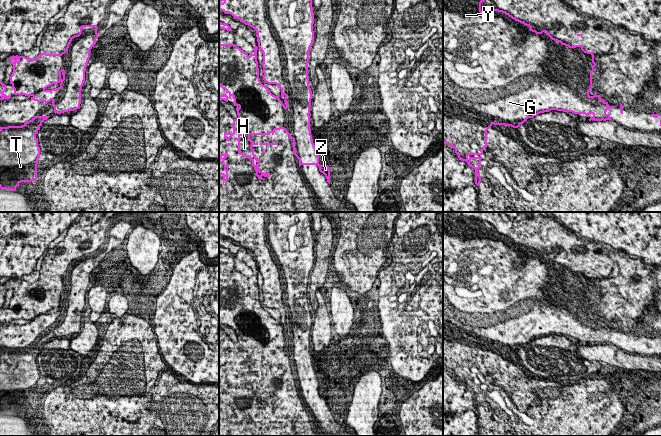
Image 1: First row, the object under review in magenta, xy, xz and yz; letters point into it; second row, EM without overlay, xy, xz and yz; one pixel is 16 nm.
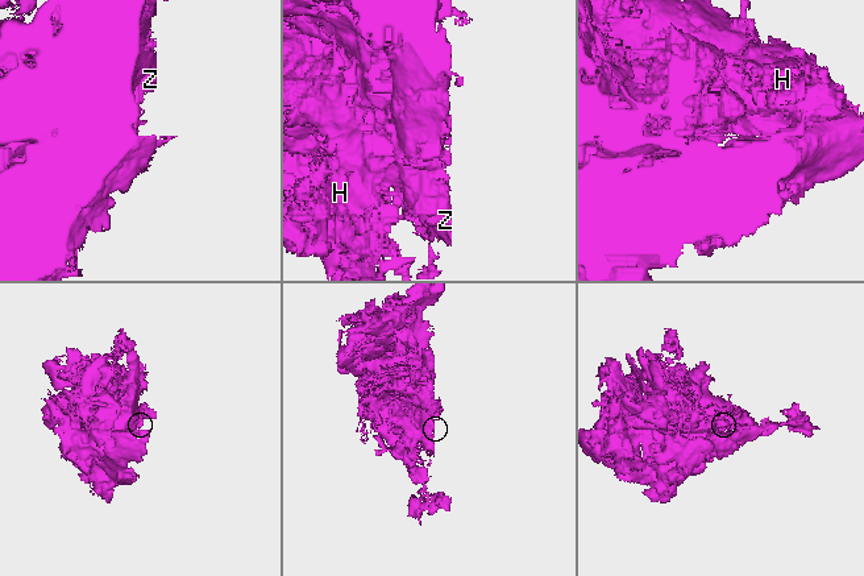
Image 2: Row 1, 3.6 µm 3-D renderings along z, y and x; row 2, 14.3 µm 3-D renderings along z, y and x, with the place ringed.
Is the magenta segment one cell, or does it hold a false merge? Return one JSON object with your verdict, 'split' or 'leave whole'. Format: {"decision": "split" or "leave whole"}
{"decision": "leave whole"}

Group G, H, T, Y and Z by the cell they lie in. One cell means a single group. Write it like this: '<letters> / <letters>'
G H T Y Z

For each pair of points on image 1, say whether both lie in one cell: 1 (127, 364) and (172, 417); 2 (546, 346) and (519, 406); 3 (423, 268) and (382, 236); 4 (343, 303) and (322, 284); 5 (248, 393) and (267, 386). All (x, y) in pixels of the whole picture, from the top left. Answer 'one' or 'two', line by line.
1: one
2: two
3: two
4: two
5: two

